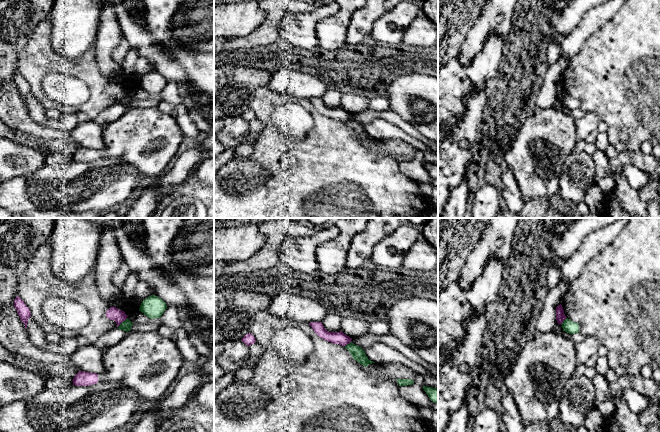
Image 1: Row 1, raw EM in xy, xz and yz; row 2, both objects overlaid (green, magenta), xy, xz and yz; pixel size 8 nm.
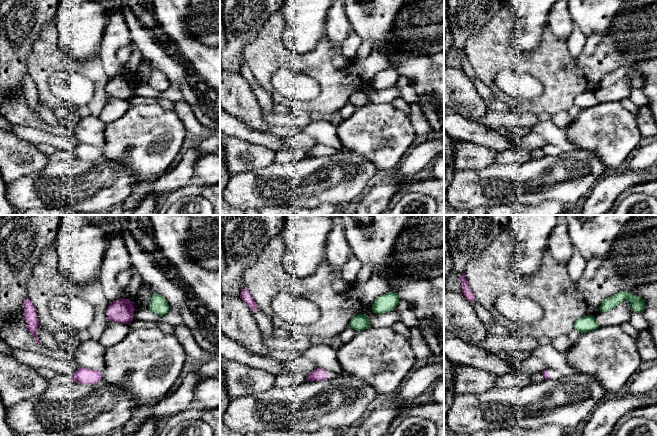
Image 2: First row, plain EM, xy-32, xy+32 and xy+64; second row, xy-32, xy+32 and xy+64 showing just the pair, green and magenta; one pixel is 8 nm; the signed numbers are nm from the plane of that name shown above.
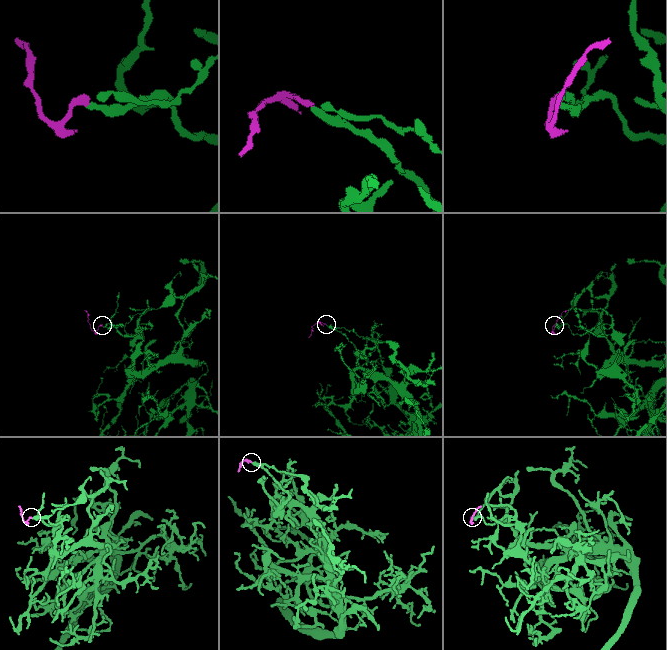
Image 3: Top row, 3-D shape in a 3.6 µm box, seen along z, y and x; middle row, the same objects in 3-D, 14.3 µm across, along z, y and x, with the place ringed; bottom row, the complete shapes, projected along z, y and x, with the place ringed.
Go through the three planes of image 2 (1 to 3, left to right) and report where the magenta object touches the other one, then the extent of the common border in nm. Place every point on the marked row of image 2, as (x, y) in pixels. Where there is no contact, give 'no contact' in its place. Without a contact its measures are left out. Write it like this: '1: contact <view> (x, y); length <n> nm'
1: no contact
2: no contact
3: no contact

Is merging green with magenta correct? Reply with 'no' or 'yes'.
no

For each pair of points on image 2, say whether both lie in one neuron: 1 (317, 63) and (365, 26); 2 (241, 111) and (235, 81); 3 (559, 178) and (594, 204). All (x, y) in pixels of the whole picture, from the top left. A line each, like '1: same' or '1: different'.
1: different
2: same
3: different

